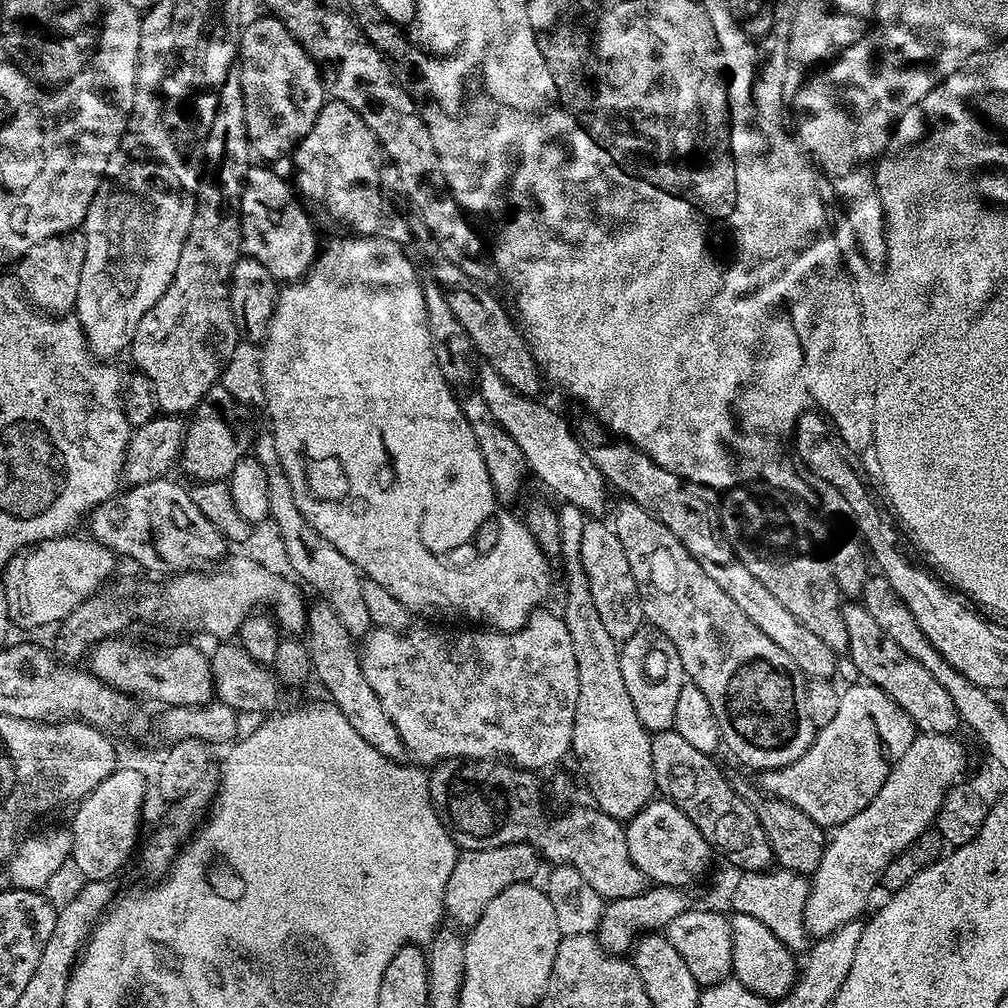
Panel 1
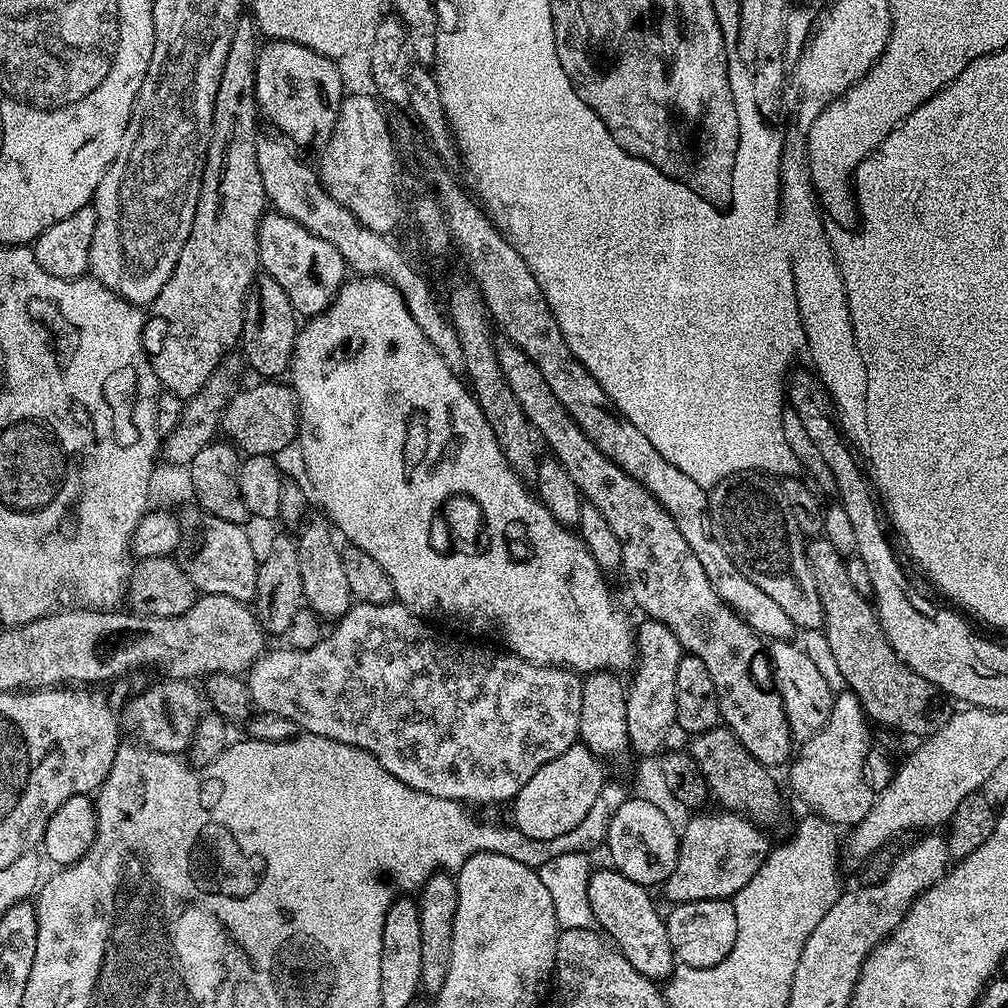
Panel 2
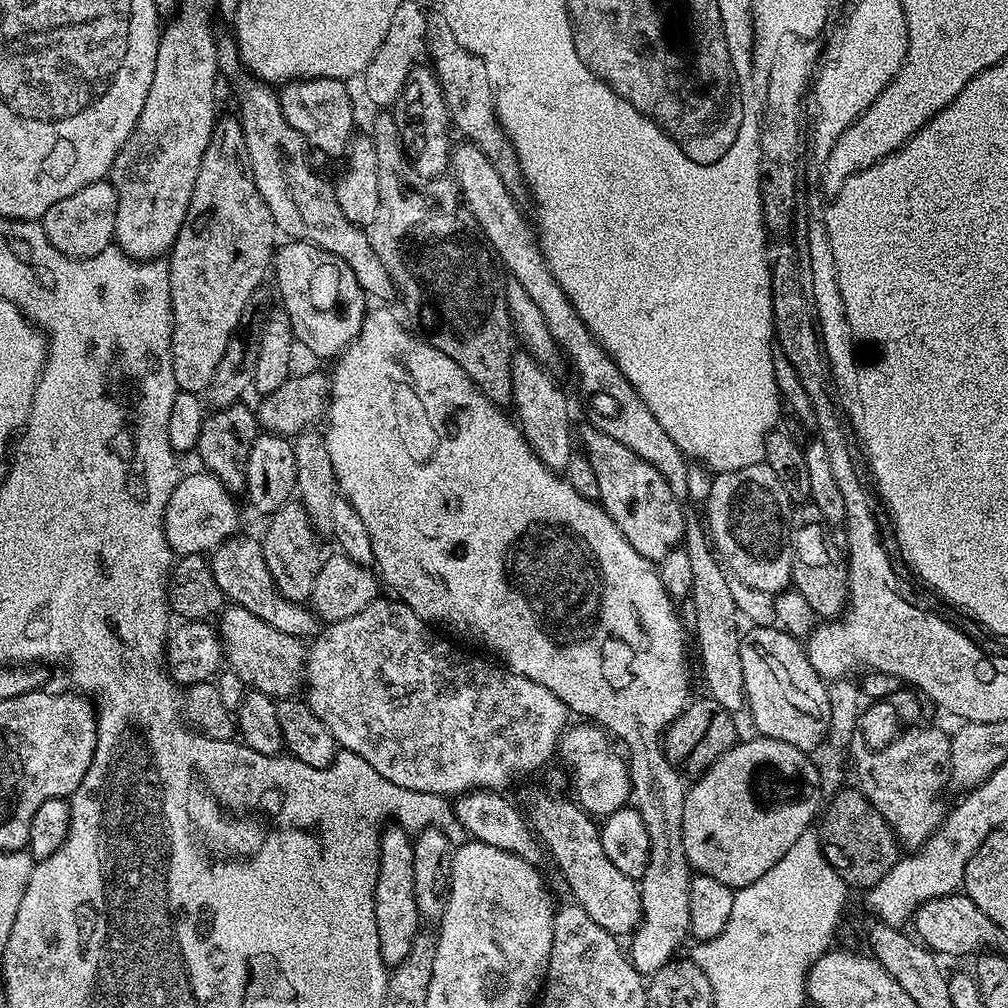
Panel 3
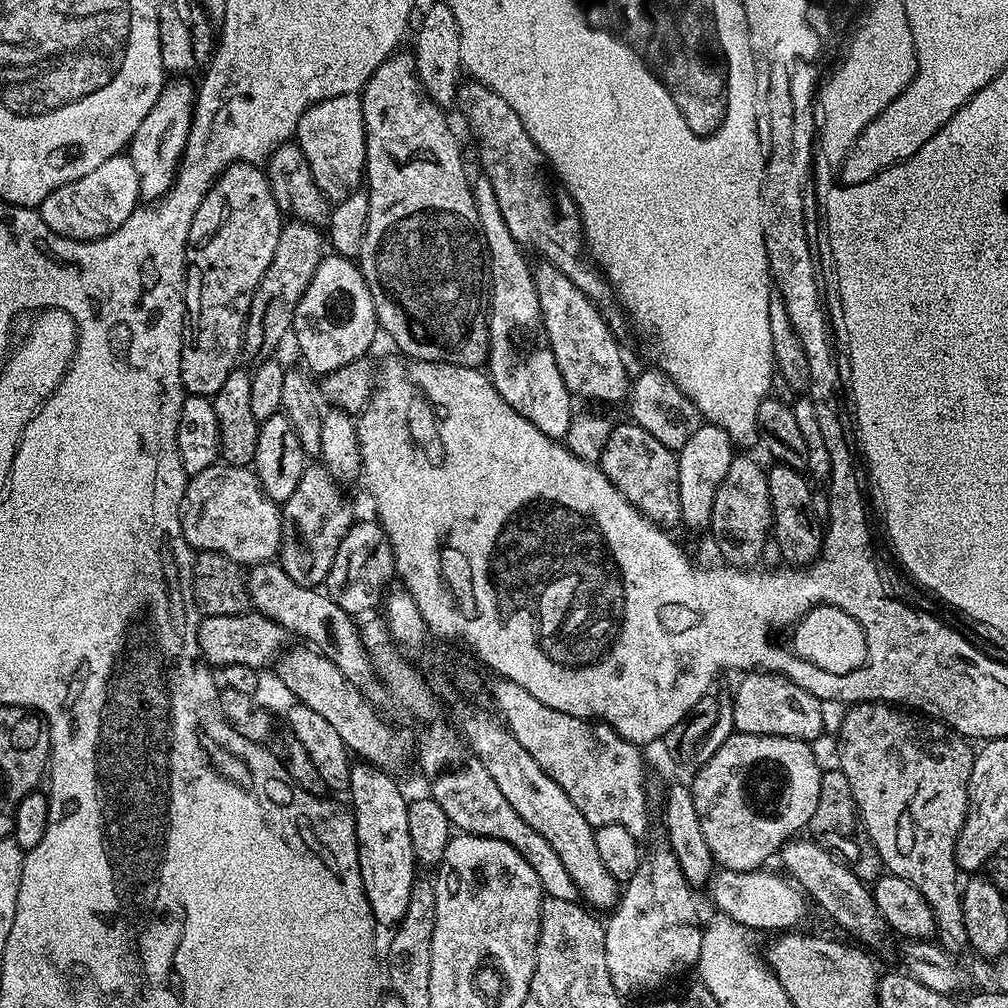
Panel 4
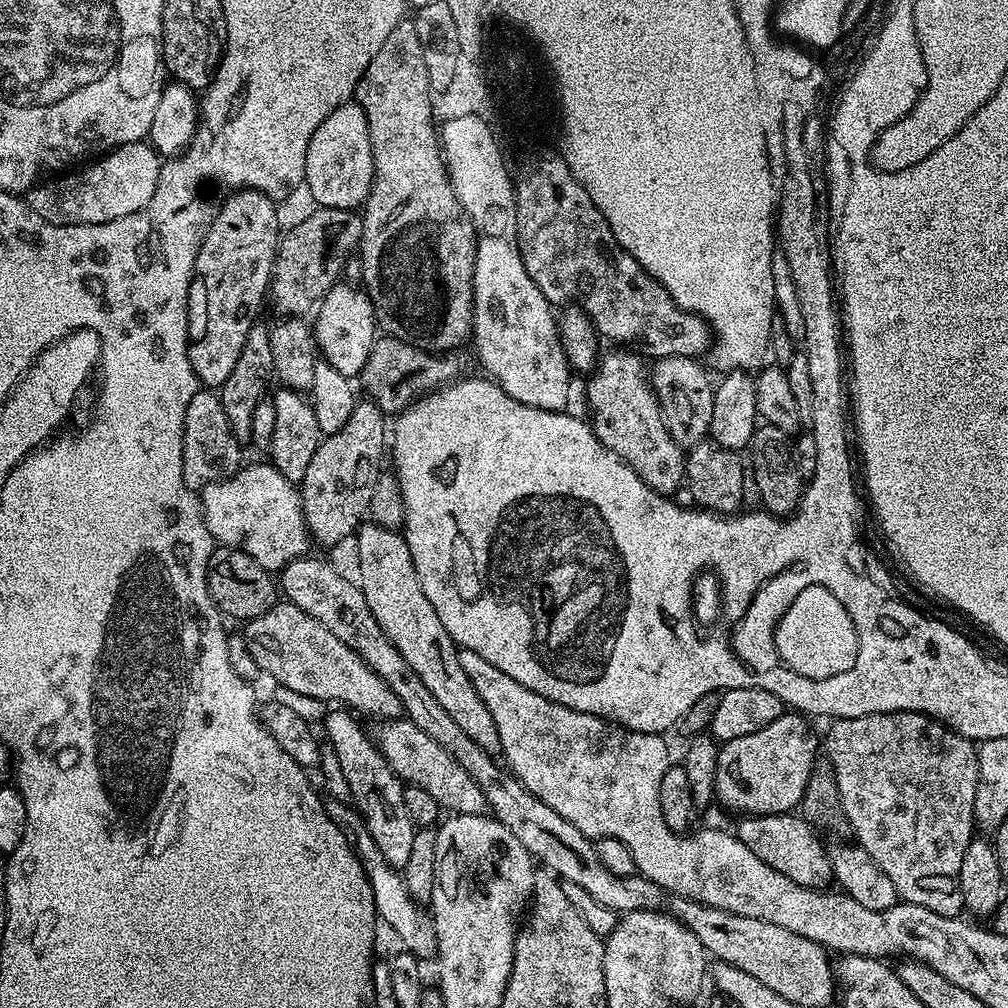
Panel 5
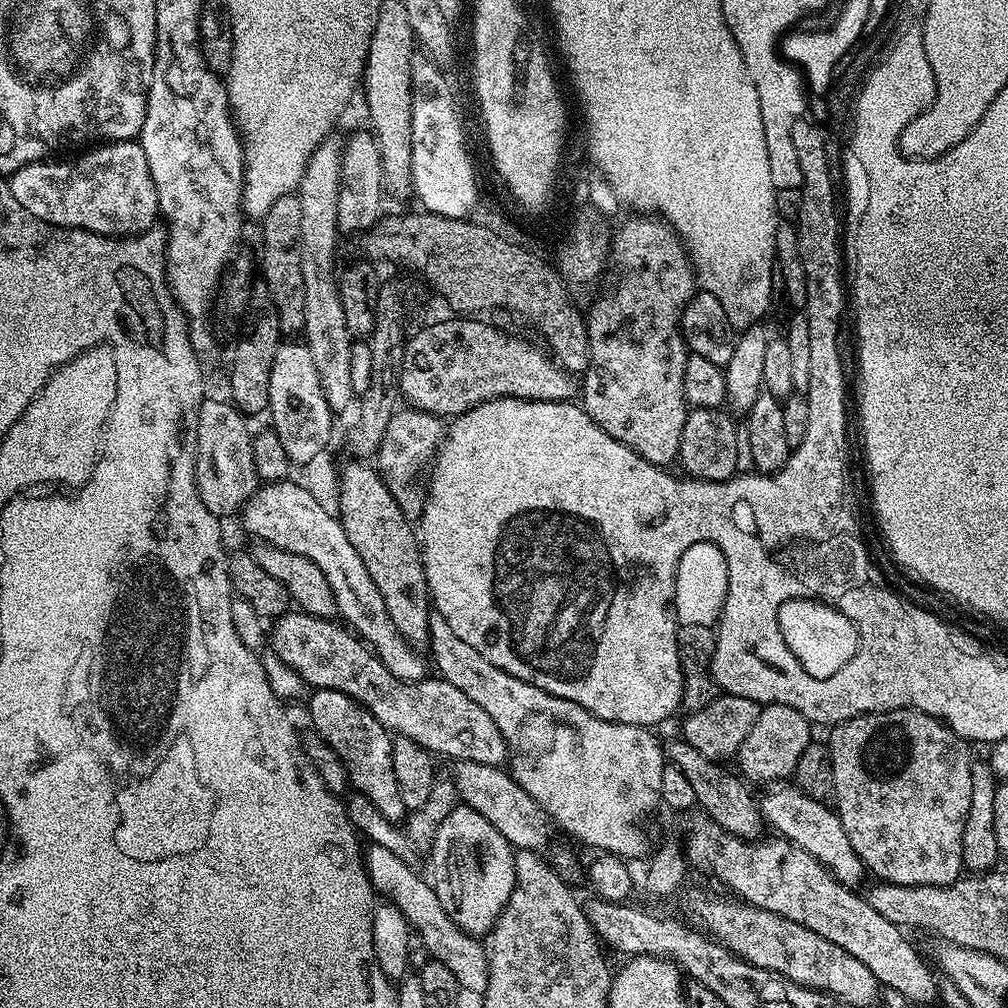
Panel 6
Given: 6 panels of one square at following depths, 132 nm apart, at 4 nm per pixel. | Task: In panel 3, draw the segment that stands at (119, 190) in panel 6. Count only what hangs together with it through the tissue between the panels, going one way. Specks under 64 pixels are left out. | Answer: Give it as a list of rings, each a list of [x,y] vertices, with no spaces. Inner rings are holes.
[[[107,179],[87,184],[85,188],[78,190],[78,194],[70,194],[70,198],[62,198],[62,202],[54,202],[54,206],[46,210],[42,218],[46,238],[62,254],[76,260],[102,254],[102,250],[110,247],[114,240],[117,206],[116,191]]]

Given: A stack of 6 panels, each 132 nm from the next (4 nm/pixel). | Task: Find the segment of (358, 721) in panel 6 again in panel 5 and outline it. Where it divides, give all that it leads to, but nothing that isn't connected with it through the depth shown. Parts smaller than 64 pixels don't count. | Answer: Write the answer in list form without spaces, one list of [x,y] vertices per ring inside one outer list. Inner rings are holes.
[[[336,711],[340,712],[332,712],[324,720],[323,739],[334,750],[334,754],[338,754],[338,766],[342,766],[346,786],[350,786],[351,803],[365,820],[375,845],[382,850],[386,862],[390,862],[397,870],[403,869],[404,863],[410,858],[410,850],[414,850],[414,834],[418,830],[410,814],[406,814],[405,785],[378,750],[369,729],[367,732],[351,711]]]

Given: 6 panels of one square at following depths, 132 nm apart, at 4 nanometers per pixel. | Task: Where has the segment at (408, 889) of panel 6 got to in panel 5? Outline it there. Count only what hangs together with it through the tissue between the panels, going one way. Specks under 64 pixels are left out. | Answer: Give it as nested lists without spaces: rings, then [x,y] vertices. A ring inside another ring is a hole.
[[[333,796],[323,797],[326,816],[341,830],[342,836],[354,850],[366,878],[370,882],[370,890],[374,894],[376,915],[381,921],[388,923],[388,928],[401,940],[403,951],[413,952],[421,961],[427,962],[436,956],[436,931],[432,925],[432,917],[414,898],[410,898],[410,890],[406,890],[404,877],[397,869],[386,862],[382,850],[375,845],[374,838],[367,829],[365,820],[347,801],[334,799]]]

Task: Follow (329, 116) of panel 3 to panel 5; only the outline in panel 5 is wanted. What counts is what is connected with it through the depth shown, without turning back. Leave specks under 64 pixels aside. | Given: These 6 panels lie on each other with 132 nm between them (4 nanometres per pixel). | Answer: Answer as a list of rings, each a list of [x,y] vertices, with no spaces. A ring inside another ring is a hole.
[[[358,102],[340,104],[338,110],[314,130],[310,146],[306,146],[306,189],[312,195],[313,205],[356,210],[367,202],[373,182],[374,158],[366,114]]]

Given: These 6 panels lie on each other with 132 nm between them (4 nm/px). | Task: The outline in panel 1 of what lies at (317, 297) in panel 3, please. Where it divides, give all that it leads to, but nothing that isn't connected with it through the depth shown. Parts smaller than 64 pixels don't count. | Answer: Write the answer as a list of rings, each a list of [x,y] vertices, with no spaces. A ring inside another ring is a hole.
[[[249,167],[240,195],[240,242],[243,251],[254,257],[278,282],[301,280],[316,260],[317,225],[293,185],[275,172],[275,167]]]

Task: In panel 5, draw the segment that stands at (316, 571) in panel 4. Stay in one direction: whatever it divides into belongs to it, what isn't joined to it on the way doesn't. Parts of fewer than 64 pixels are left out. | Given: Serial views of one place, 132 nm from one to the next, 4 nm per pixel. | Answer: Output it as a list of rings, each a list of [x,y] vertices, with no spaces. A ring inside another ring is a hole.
[[[367,398],[361,399],[354,406],[346,426],[335,432],[333,436],[324,436],[320,441],[314,458],[310,458],[310,466],[306,466],[304,479],[299,481],[300,501],[304,507],[304,521],[308,527],[308,535],[320,544],[340,544],[351,537],[361,527],[368,516],[368,503],[374,498],[374,486],[382,474],[380,459],[386,456],[386,424],[385,413]]]

